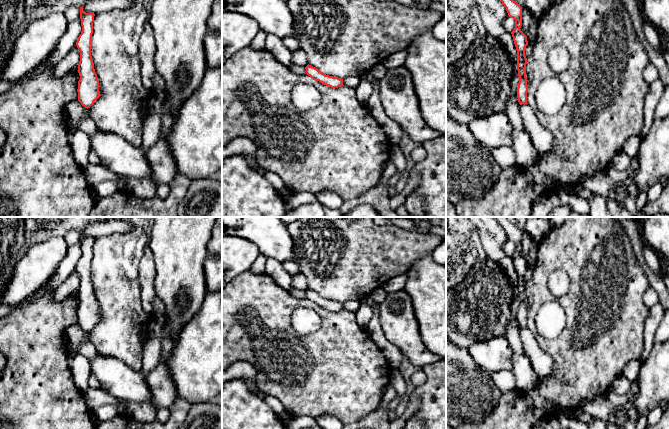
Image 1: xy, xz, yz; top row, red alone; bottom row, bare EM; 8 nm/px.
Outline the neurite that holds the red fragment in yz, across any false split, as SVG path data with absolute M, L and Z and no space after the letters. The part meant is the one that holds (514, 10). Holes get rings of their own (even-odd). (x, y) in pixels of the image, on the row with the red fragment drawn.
M500 0L508 16L515 20L515 28L511 32L513 41L517 50L517 70L519 76L519 83L517 87L517 98L520 105L527 104L527 77L526 64L527 58L525 56L525 48L528 45L527 36L520 30L522 26L522 7L514 0Z

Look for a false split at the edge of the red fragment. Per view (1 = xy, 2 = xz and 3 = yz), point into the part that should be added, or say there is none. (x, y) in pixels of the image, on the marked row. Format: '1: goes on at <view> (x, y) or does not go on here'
1: does not go on here
2: does not go on here
3: does not go on here

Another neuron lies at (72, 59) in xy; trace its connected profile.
M75 46L57 65L54 66L52 75L55 78L61 77L69 72L73 67L78 66L79 61L80 52L77 46Z

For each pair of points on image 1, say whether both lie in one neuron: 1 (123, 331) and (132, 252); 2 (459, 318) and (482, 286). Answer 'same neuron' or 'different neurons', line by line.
1: same neuron
2: same neuron

